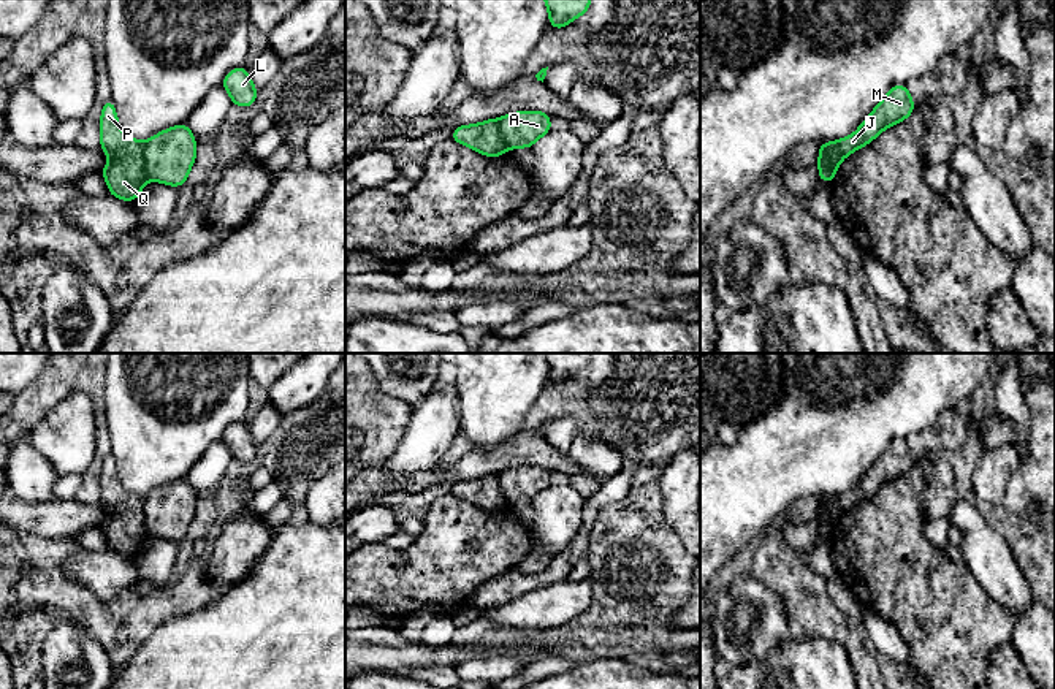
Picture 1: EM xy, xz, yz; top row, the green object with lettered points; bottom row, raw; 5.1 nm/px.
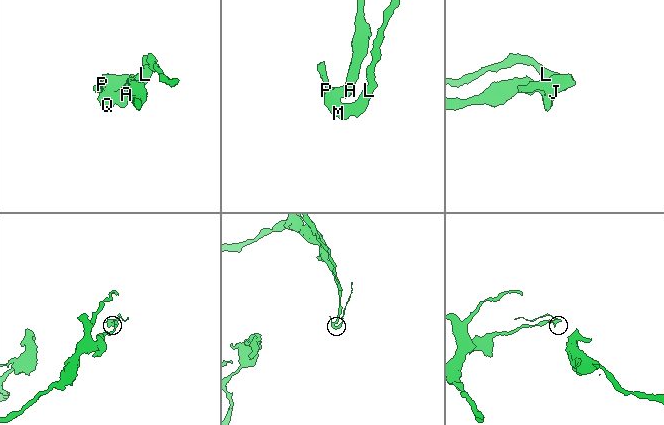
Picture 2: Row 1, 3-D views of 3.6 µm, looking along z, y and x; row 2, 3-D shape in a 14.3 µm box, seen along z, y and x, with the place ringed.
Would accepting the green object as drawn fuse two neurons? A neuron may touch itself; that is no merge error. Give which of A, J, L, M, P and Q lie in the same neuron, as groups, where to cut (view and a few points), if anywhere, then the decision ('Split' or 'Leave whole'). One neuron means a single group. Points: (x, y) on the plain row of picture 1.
Groups: A / J L M P Q. Split along xy (143, 498), (144, 526), (149, 532). Split

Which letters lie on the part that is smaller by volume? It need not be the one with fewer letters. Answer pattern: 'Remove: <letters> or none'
Remove: J, L, M, P, Q

